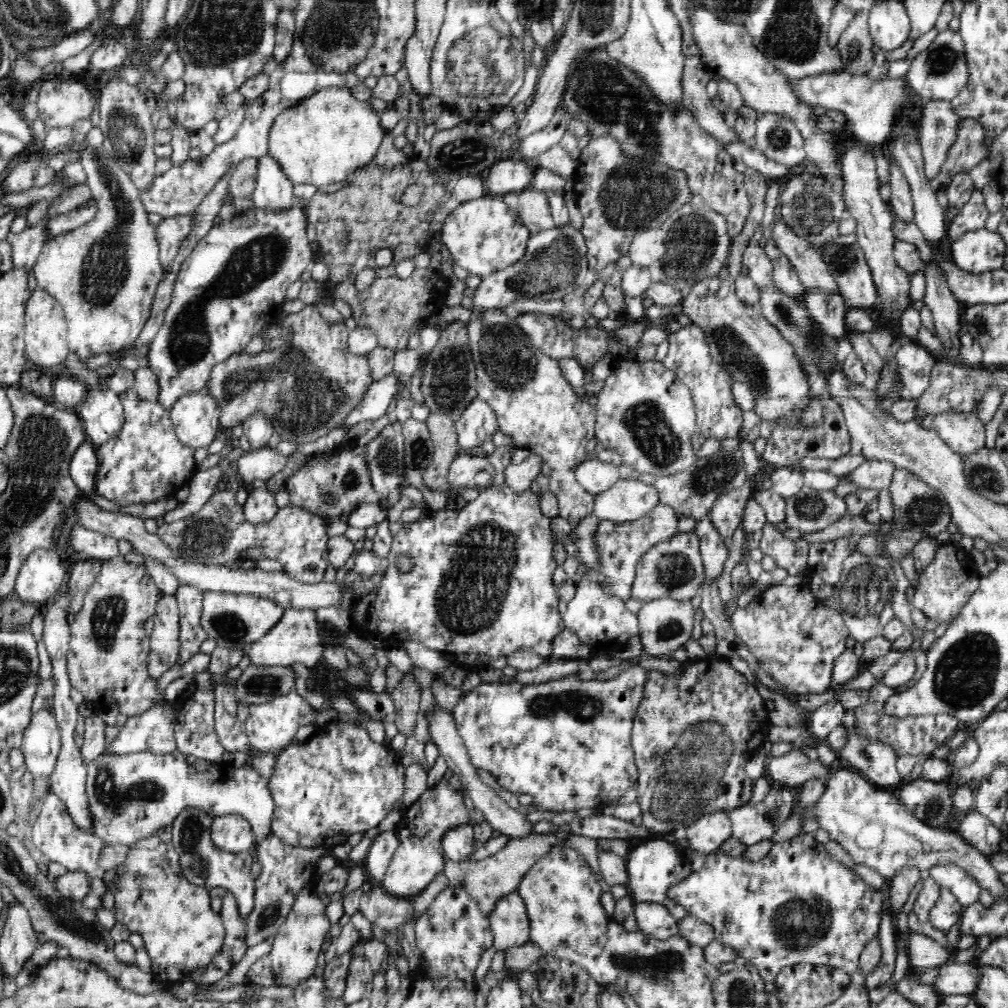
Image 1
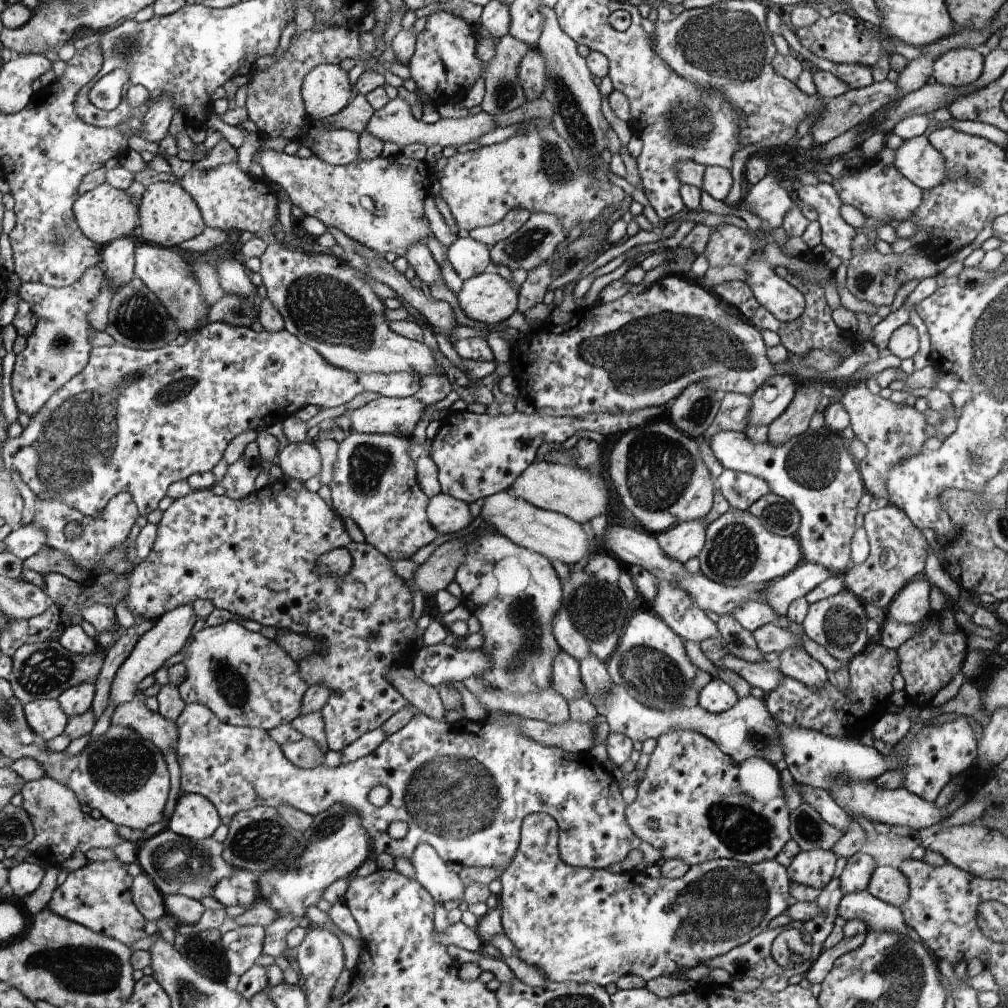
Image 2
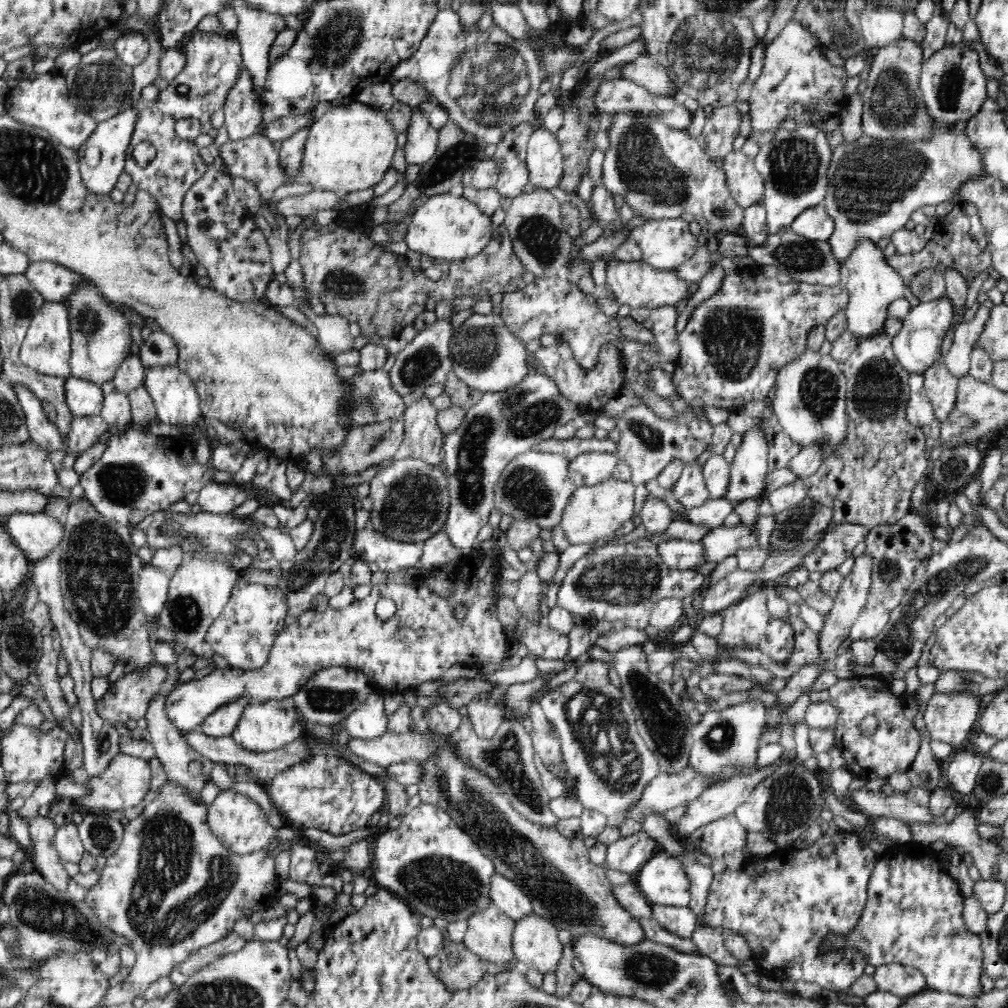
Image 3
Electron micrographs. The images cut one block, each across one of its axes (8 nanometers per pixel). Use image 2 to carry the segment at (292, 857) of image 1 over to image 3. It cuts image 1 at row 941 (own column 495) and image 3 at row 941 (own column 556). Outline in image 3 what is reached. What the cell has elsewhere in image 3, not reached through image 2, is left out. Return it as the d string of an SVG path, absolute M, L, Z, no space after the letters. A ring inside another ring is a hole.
M232 931L228 936L223 937L222 940L217 940L190 953L190 956L187 956L180 964L174 966L168 976L176 987L182 986L190 976L198 972L203 966L214 962L222 955L240 950L248 942L250 941L246 941Z

